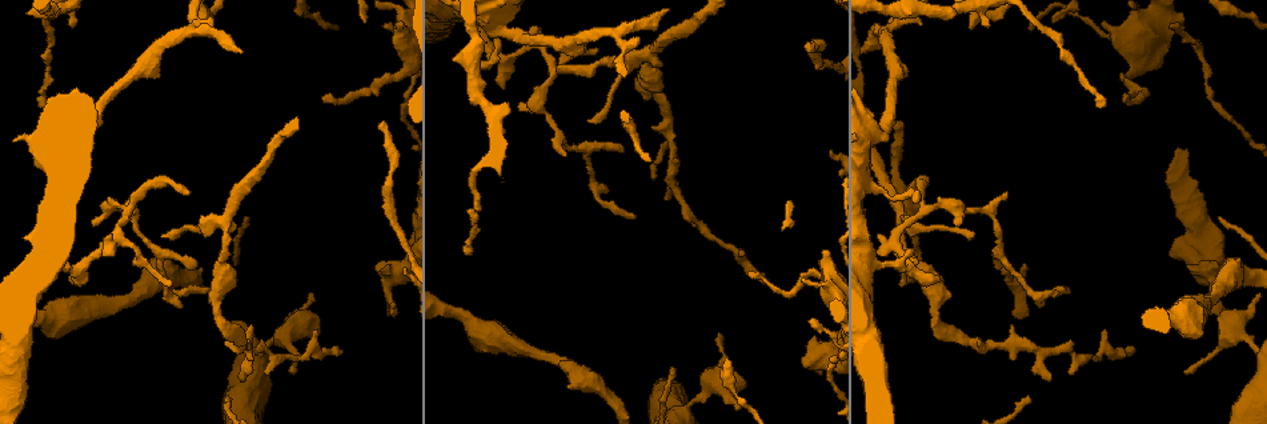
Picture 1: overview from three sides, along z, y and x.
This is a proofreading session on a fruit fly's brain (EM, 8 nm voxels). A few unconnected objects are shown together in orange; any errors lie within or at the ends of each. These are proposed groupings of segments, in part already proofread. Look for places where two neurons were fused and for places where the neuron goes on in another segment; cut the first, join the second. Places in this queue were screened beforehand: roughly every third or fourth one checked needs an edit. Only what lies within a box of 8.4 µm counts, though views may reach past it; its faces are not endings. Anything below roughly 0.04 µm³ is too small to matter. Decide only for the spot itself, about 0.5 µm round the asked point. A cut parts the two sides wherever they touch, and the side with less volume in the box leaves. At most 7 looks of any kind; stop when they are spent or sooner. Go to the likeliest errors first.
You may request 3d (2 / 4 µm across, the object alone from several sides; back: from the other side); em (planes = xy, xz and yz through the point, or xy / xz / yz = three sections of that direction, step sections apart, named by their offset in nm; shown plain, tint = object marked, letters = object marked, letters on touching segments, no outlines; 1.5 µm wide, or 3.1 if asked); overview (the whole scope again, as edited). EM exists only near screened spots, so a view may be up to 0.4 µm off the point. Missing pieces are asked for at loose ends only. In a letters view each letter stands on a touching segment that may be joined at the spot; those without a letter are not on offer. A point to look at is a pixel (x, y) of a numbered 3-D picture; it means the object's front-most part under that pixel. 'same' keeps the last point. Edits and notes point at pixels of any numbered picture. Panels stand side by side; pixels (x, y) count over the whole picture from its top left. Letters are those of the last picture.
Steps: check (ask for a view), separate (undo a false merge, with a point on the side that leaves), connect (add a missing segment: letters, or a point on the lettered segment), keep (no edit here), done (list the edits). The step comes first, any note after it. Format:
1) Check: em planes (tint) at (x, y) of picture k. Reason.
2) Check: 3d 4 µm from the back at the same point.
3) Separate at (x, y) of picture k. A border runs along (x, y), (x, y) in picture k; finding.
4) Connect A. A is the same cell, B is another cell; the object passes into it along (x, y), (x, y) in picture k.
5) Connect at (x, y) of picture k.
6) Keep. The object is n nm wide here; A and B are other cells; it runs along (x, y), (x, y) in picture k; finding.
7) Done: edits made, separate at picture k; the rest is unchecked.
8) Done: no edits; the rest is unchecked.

Check: em yz step 8 (tint) at (1130, 353) of picture 1. Free end.

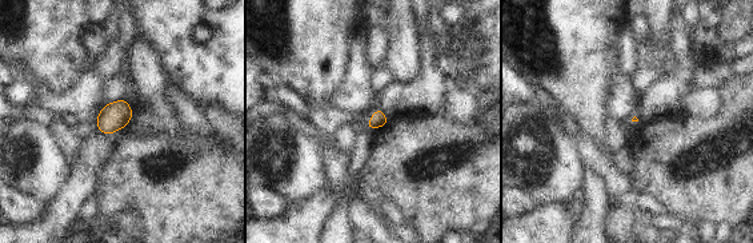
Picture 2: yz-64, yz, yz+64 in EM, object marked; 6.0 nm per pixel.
Check: em planes (letters) at the same point.

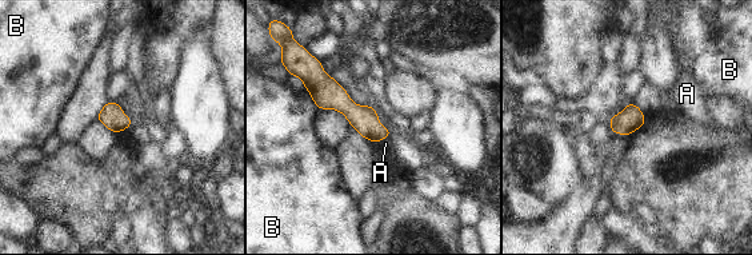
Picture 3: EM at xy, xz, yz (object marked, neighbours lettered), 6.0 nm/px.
Keep. The longest contact is with B, 170 nm; A and B are other cells; a border runs along (632, 102), (646, 119) in picture 3; none of them fits.

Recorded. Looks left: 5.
Check: em 3.1 µm planes (letters) at (875, 263) of picture 1. Sharp bend.

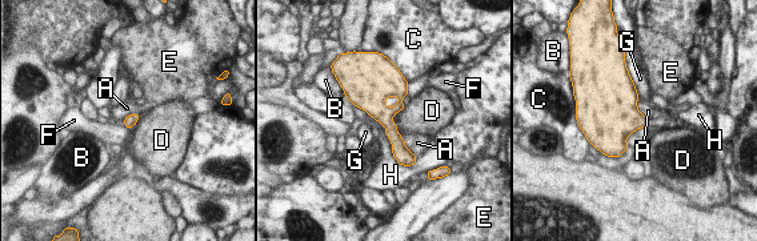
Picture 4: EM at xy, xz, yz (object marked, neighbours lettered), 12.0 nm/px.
Keep. A, B, C, D, E, F, G and H are other cells; a border runs along (637, 100), (637, 108), (648, 119) in picture 4; one neuron here.

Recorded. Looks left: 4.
Check: em xy step 4 (tint) at (1123, 98) of picture 1. An open end.

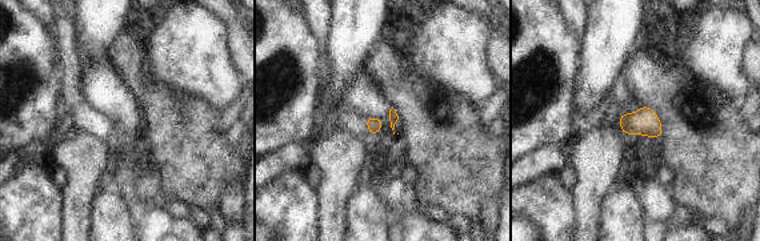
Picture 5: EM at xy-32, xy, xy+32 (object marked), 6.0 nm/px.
Check: em planes (letters) at the same point.

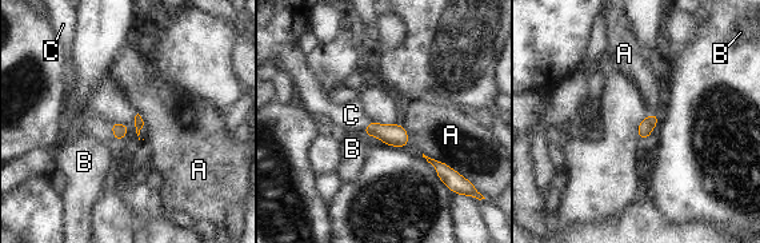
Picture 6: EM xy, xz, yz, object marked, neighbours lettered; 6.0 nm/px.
Connect C. C is the same cell, A and B are other cells; the neuron continues.

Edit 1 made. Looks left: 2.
Done: edits made, connect at picture 6; the rest is unchecked.

